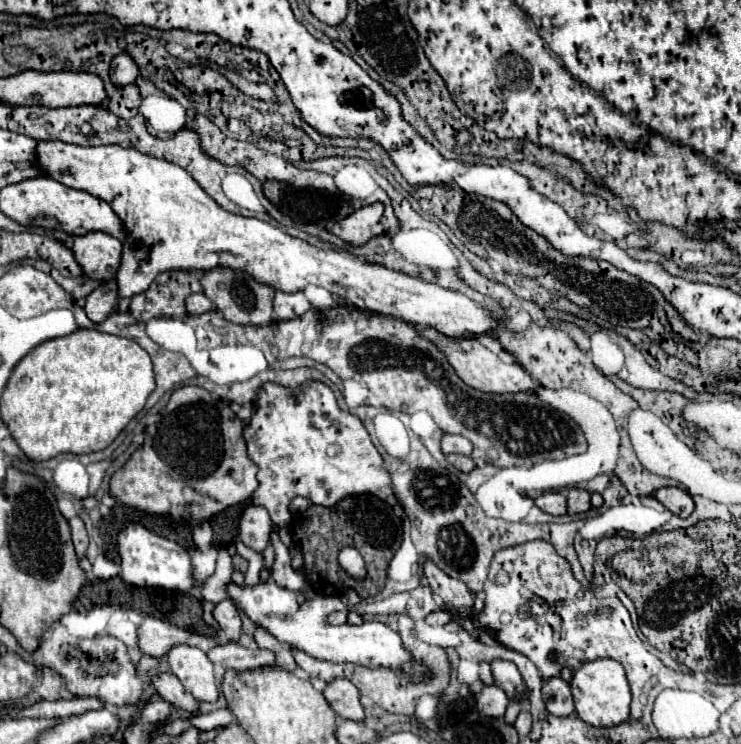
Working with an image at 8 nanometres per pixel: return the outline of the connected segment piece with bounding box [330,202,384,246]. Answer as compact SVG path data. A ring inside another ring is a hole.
M380 202L364 206L364 208L356 210L354 214L350 214L348 218L334 224L330 232L336 234L338 238L342 238L344 242L352 244L352 246L362 246L372 238L370 228L380 222L382 212L384 212L384 206Z

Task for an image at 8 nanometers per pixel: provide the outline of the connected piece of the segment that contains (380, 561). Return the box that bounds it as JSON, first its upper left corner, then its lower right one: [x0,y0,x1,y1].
[292,494,402,598]

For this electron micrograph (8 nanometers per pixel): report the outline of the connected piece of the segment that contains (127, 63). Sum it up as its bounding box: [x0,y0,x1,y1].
[110,52,138,88]

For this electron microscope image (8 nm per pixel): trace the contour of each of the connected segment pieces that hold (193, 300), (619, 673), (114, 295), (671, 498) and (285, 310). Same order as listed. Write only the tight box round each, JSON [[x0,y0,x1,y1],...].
[[186,292,214,314],[570,658,630,728],[84,280,118,324],[654,488,694,518],[274,292,310,320]]

